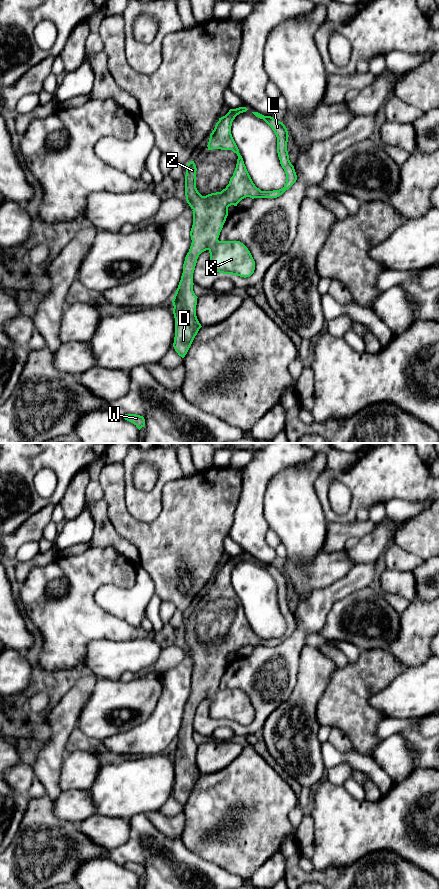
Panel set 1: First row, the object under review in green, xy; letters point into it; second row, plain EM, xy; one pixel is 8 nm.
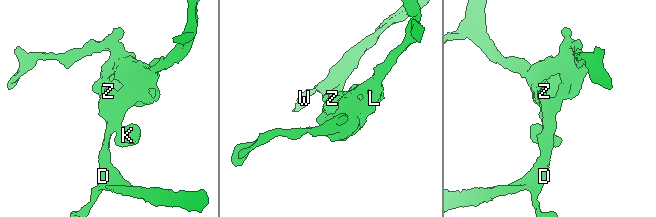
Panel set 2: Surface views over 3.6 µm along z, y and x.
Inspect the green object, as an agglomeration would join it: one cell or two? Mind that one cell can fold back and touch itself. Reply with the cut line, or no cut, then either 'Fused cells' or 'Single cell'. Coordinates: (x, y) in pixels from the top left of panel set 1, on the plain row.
No split. Single cell

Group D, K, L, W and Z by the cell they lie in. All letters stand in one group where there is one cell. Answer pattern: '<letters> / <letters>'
D K L W Z

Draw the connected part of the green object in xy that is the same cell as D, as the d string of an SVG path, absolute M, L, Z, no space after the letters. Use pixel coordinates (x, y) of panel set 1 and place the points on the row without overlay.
M239 555L236 557L230 557L229 560L219 566L216 571L214 578L210 582L208 590L208 598L221 597L221 598L232 598L237 602L237 612L233 624L230 626L229 632L221 640L211 641L206 644L202 644L196 636L196 613L194 609L187 612L186 623L185 623L185 644L186 649L193 659L193 673L190 679L191 684L191 694L189 700L185 705L183 712L183 721L181 728L179 730L178 736L172 748L173 751L173 762L175 766L175 785L173 795L179 804L182 806L187 802L195 784L197 783L199 777L202 775L196 764L196 753L197 744L193 739L193 721L197 711L199 703L208 698L210 701L210 716L213 719L232 722L240 725L250 725L255 718L255 709L248 698L248 696L240 689L219 689L219 683L223 676L223 673L228 664L228 655L231 653L237 654L237 652L244 646L250 645L254 646L277 646L282 643L286 638L288 638L297 628L297 623L294 614L289 608L289 603L287 599L288 590L288 579L285 573L274 567L271 564L264 564L258 560L252 560L256 565L263 567L274 579L277 585L277 601L280 608L280 612L286 622L286 631L283 636L273 639L261 639L253 631L246 614L244 612L243 606L239 601L239 597L232 585L231 574L232 570L237 563L246 560L248 557L246 555Z

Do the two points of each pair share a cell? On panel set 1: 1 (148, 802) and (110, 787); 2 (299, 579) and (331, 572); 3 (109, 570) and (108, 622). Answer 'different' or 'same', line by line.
1: same
2: same
3: same

